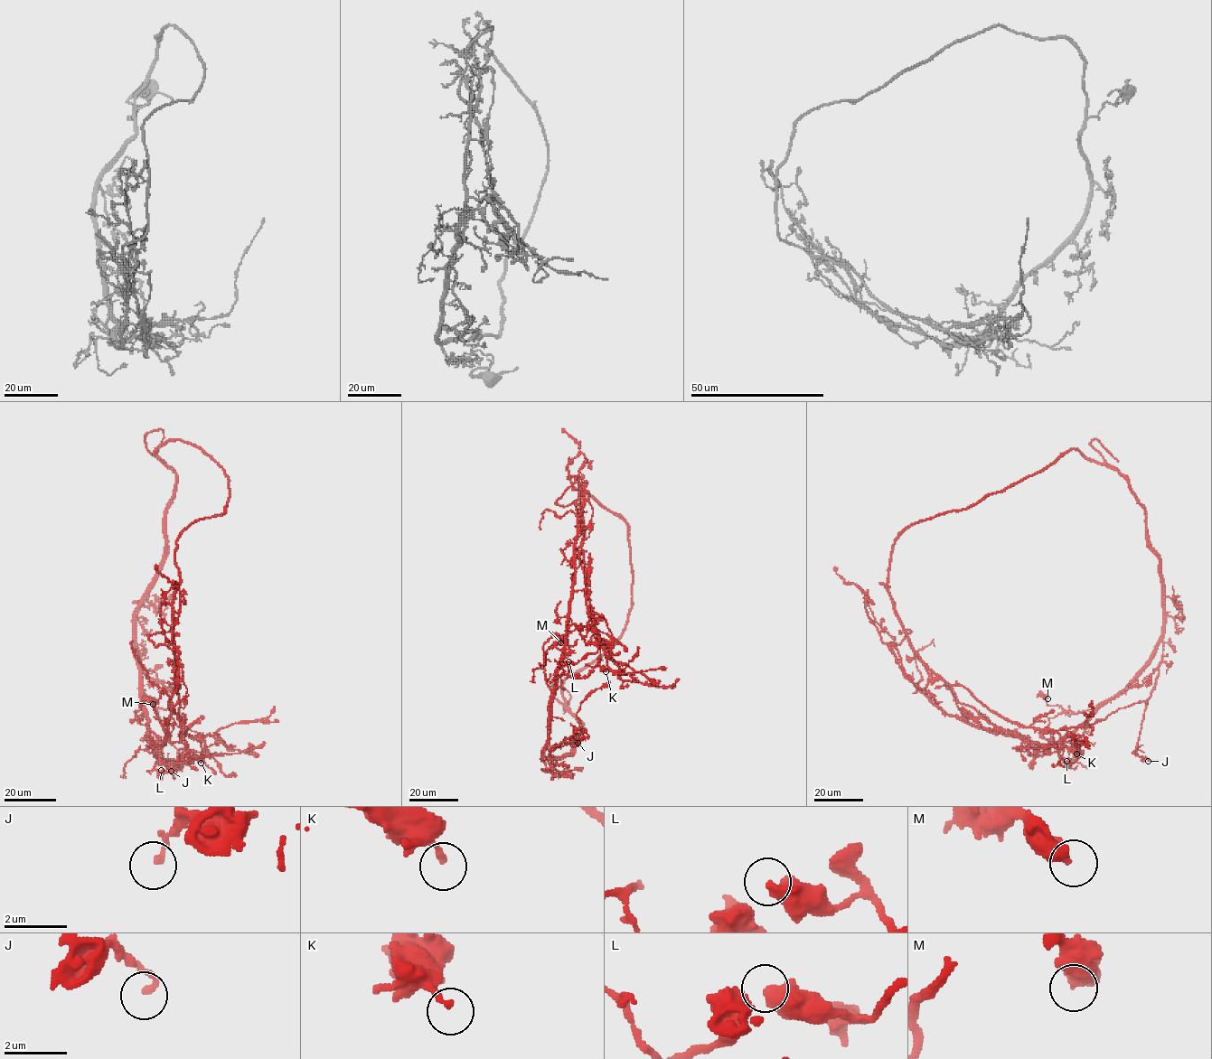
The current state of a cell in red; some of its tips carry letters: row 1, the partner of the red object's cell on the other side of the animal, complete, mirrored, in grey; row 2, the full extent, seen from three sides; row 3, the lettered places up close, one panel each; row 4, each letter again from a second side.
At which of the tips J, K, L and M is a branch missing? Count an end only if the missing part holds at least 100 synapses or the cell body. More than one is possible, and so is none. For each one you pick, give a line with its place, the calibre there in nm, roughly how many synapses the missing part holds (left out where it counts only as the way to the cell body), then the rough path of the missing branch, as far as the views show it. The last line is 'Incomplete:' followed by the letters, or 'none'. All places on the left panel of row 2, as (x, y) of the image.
Incomplete: none

